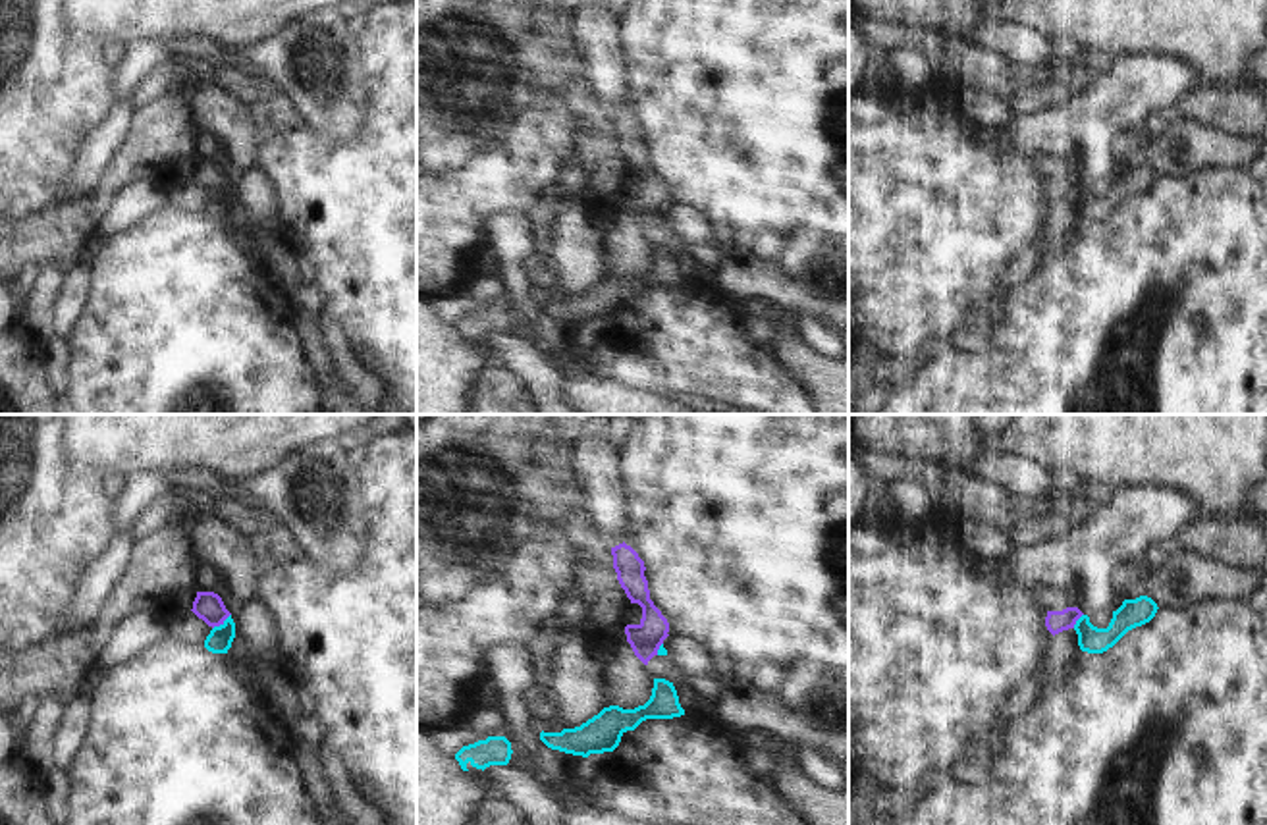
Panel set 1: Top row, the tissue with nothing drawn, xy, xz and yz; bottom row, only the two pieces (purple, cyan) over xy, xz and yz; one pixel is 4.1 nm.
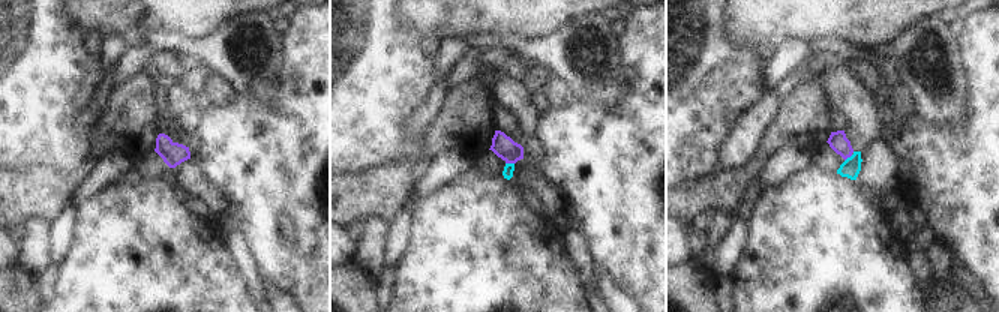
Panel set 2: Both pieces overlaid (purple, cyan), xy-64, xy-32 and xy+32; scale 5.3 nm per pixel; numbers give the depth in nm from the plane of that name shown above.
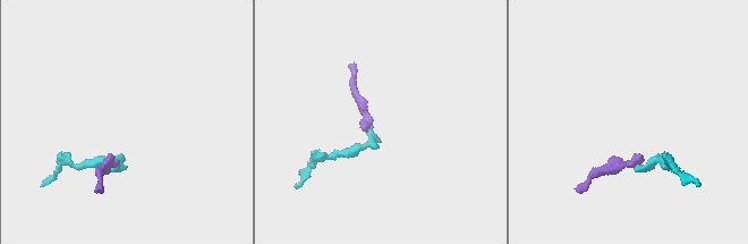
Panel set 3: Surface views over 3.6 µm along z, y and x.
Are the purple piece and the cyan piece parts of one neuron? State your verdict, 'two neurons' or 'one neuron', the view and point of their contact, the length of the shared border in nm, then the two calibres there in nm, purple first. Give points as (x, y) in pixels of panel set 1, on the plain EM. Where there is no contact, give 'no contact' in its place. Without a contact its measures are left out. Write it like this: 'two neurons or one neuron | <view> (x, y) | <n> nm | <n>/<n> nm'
two neurons | xy (220, 191) | 100 nm | 120/100 nm

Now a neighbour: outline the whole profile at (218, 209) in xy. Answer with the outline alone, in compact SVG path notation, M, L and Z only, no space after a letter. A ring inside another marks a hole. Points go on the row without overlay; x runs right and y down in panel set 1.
M231 183L220 193L210 199L204 208L204 216L212 222L228 222L231 210L235 206L235 191Z

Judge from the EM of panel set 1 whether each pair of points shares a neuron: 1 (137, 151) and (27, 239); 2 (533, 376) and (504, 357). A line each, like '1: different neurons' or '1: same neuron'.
1: same neuron
2: same neuron

